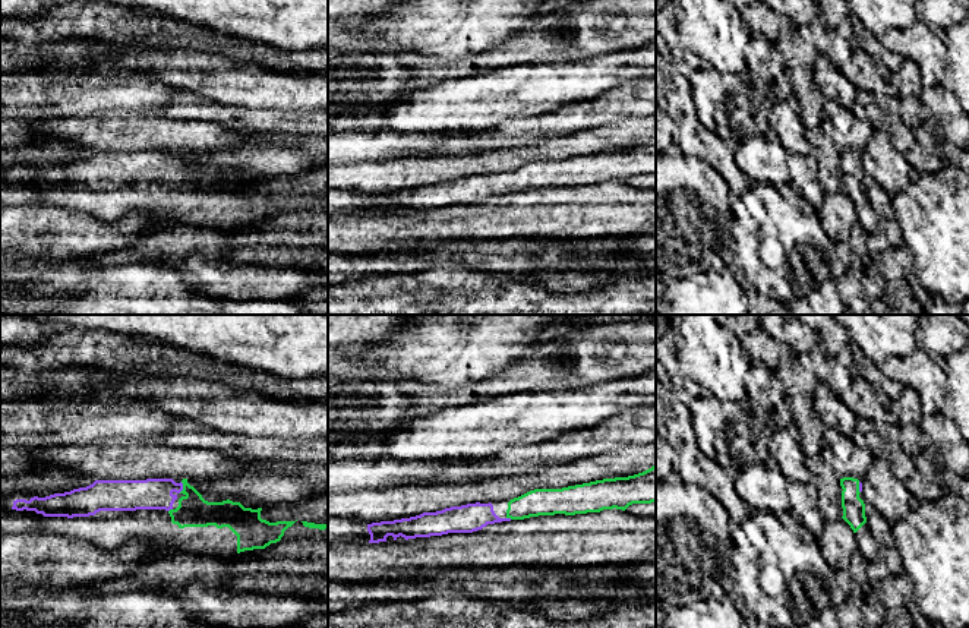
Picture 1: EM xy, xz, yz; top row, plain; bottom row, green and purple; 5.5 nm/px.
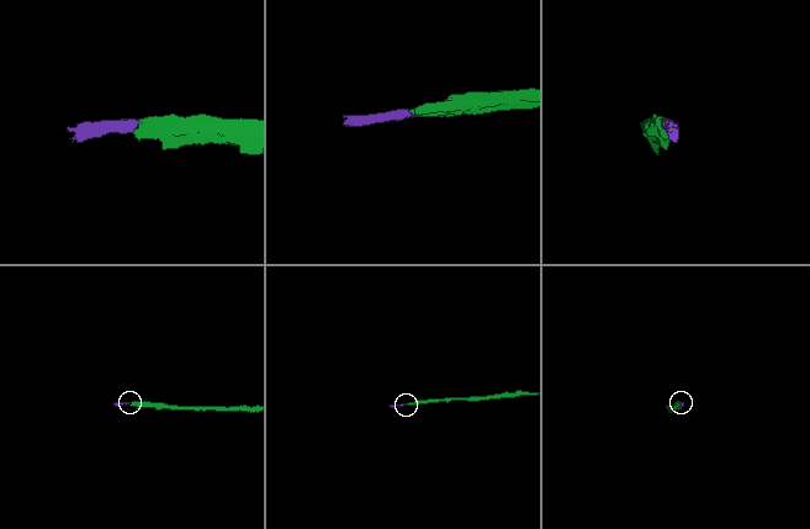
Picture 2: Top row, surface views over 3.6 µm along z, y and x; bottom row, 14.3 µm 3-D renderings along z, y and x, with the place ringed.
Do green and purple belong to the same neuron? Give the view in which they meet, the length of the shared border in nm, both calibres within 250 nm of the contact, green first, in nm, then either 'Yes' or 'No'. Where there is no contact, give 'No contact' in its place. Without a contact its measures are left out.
Touches green in xy. Shared border 70 nm. Thickness 180 nm (green) against 180 nm. Yes

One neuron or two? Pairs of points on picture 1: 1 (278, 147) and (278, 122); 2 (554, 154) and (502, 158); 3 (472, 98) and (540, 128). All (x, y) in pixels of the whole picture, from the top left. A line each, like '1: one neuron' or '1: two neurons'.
1: two neurons
2: one neuron
3: two neurons

